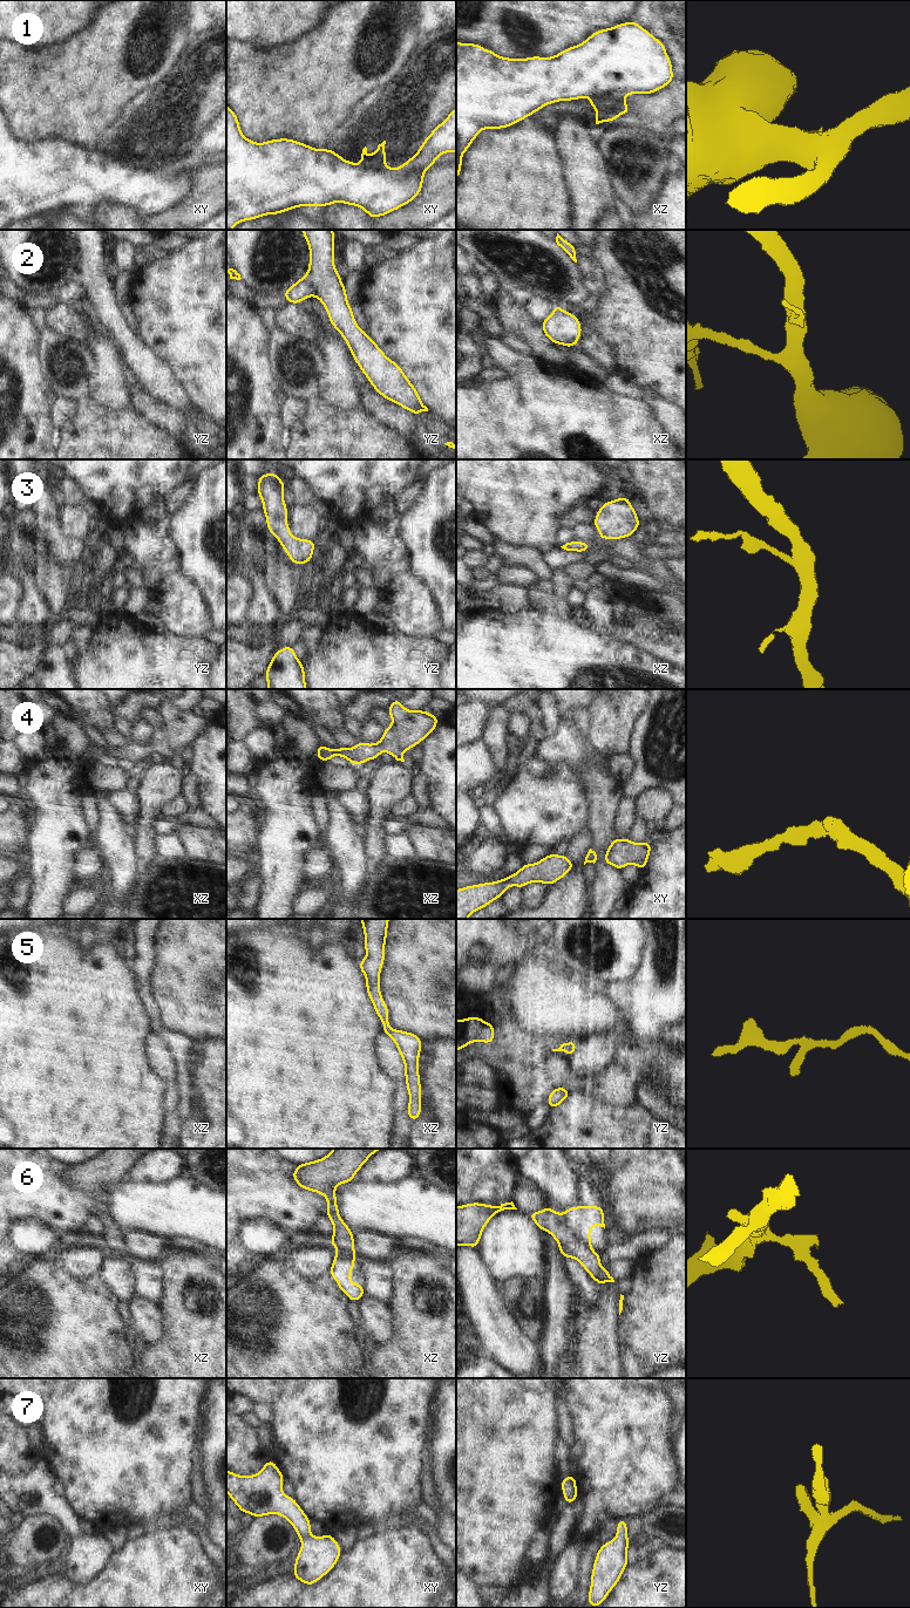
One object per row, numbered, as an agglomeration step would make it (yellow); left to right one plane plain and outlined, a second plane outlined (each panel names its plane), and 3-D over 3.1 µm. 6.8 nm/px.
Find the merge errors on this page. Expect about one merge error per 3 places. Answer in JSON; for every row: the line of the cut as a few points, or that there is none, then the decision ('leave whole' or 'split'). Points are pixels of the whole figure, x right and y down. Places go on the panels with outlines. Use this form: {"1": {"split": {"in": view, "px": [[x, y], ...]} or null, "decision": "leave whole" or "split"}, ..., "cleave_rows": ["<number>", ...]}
{"1": {"split": null, "decision": "leave whole"}, "2": {"split": {"in": "yz", "px": [[305, 277], [317, 297]]}, "decision": "split"}, "3": {"split": null, "decision": "leave whole"}, "4": {"split": null, "decision": "leave whole"}, "5": {"split": null, "decision": "leave whole"}, "6": {"split": null, "decision": "leave whole"}, "7": {"split": null, "decision": "leave whole"}, "cleave_rows": ["2"]}

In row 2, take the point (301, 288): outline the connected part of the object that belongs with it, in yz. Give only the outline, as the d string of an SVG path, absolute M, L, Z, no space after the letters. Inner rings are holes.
M306 277L298 279L288 289L281 292L287 304L301 304L306 298L317 298L315 289Z

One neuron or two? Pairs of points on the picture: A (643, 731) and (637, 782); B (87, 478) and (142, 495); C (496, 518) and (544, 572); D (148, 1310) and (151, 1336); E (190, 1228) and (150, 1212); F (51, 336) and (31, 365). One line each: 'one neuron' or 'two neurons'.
A: one neuron
B: one neuron
C: two neurons
D: one neuron
E: one neuron
F: two neurons

